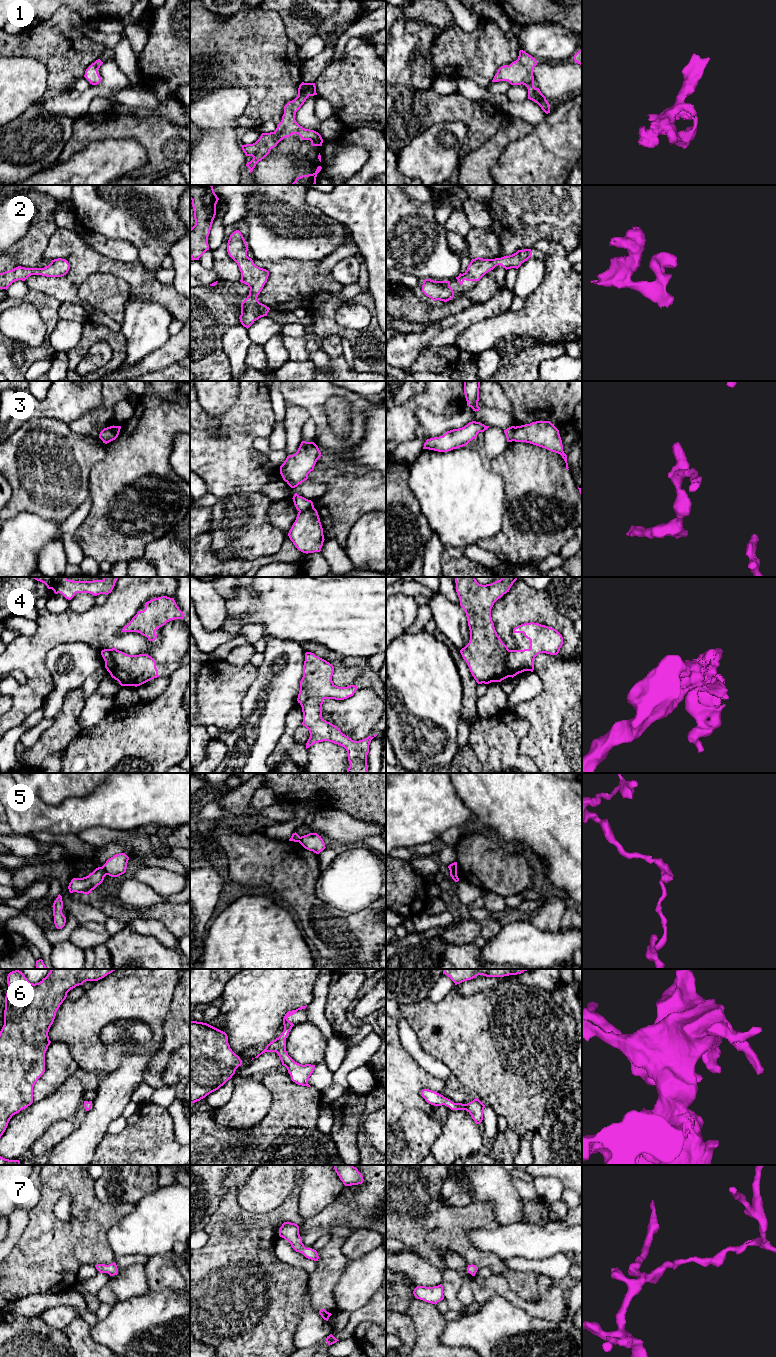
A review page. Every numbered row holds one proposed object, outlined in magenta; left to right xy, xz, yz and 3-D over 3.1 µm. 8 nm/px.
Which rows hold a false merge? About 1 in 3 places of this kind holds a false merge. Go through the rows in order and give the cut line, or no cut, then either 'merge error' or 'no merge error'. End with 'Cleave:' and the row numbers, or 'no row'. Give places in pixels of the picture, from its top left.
1: cut none; no merge error
2: cut none; no merge error
3: cut none; no merge error
4: cut none; no merge error
5: cut xy (101, 867), (106, 874); merge error
6: cut none; no merge error
7: cut none; no merge error
Cleave: 5

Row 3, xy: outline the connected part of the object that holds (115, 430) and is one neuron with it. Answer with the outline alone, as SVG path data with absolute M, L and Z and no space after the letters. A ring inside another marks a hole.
M114 425L104 428L100 432L99 438L103 441L103 443L107 444L118 437L120 429L121 429L121 426L114 426Z

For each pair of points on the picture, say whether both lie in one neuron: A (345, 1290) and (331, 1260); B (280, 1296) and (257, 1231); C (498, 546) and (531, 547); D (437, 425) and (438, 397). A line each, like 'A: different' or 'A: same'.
A: different
B: same
C: same
D: different

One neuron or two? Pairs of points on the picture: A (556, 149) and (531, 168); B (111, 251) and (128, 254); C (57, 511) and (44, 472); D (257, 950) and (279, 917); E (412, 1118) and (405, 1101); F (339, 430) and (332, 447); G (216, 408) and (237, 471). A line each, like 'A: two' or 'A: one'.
A: one
B: one
C: one
D: one
E: two
F: two
G: two

